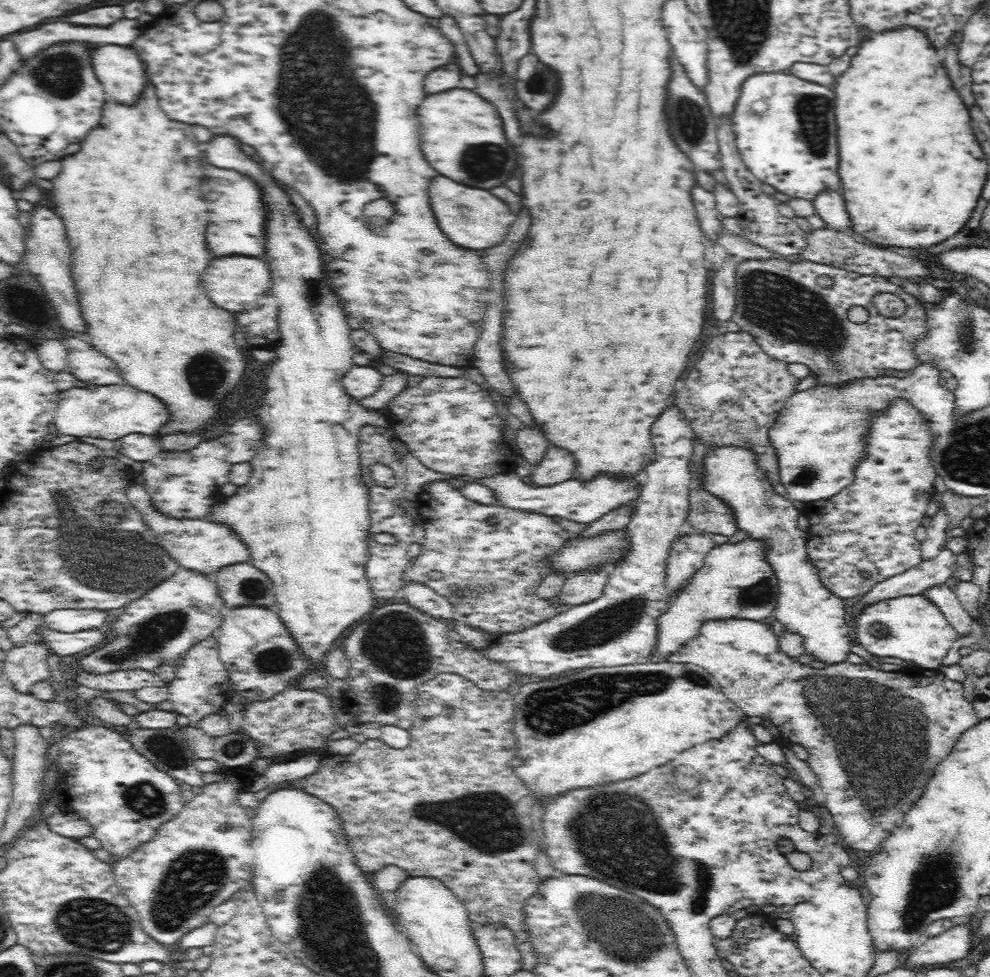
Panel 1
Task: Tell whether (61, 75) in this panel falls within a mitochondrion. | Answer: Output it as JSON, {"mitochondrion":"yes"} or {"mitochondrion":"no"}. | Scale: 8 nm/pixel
{"mitochondrion":"yes"}

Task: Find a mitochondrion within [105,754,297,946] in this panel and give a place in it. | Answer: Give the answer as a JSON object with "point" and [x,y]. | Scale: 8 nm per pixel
{"point":[194,880]}

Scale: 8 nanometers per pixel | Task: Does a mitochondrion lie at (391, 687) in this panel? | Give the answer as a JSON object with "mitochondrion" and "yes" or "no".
{"mitochondrion":"yes"}

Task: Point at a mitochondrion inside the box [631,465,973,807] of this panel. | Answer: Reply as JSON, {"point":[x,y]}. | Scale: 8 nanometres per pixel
{"point":[758,593]}

